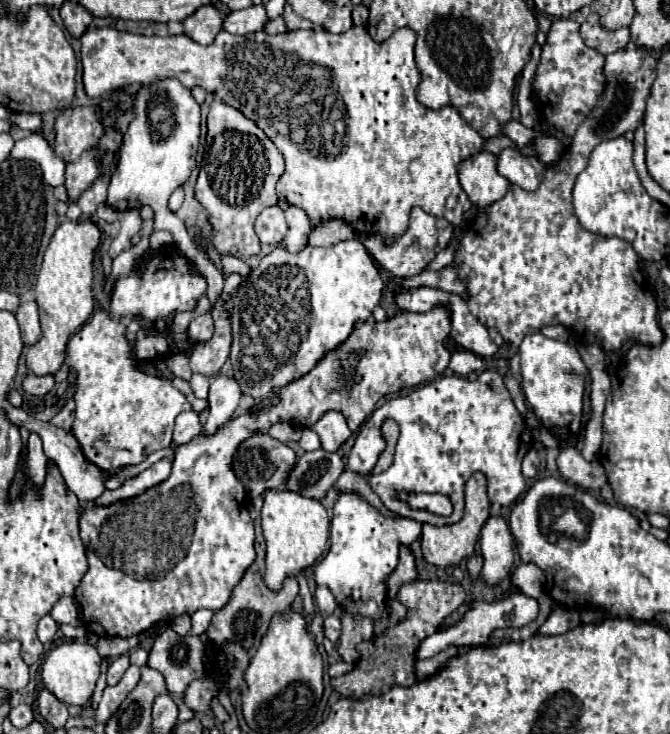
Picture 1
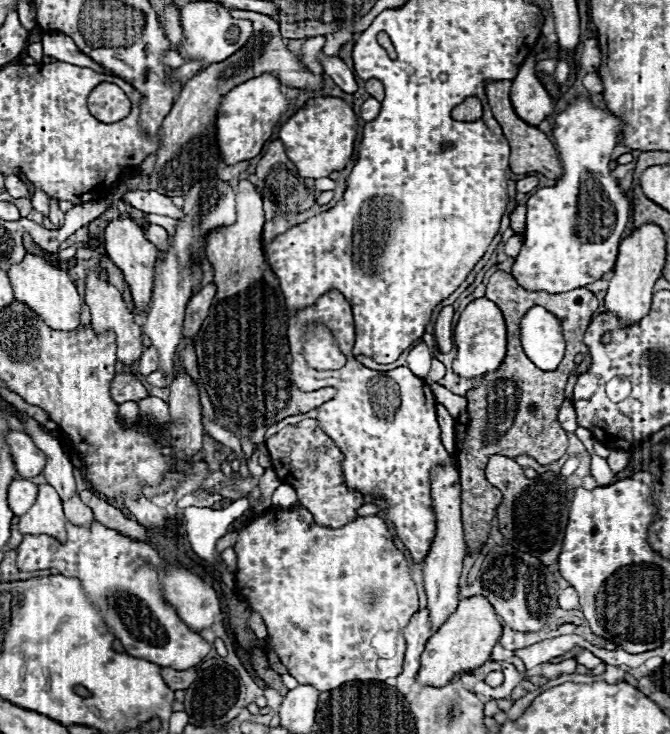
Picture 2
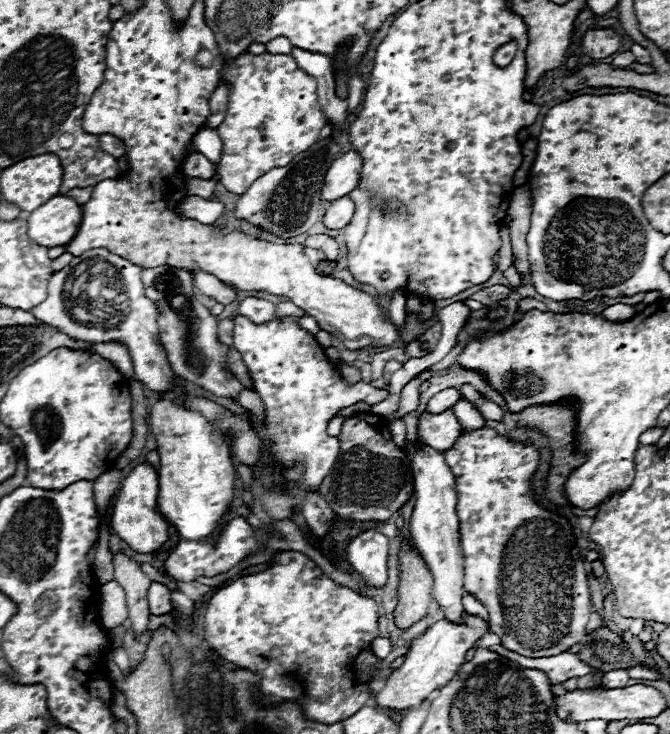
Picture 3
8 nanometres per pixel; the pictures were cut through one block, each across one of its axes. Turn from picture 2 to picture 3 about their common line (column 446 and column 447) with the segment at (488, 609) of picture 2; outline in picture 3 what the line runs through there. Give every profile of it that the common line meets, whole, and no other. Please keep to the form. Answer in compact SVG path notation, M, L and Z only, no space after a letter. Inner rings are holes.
M464 614L464 622L460 624L440 618L424 634L416 636L410 642L404 664L392 672L392 676L386 680L386 686L376 694L376 704L380 708L392 708L392 710L404 710L420 704L432 690L446 686L454 678L456 670L466 662L464 658L466 652L474 648L474 644L486 632L488 632L486 622L480 616Z

